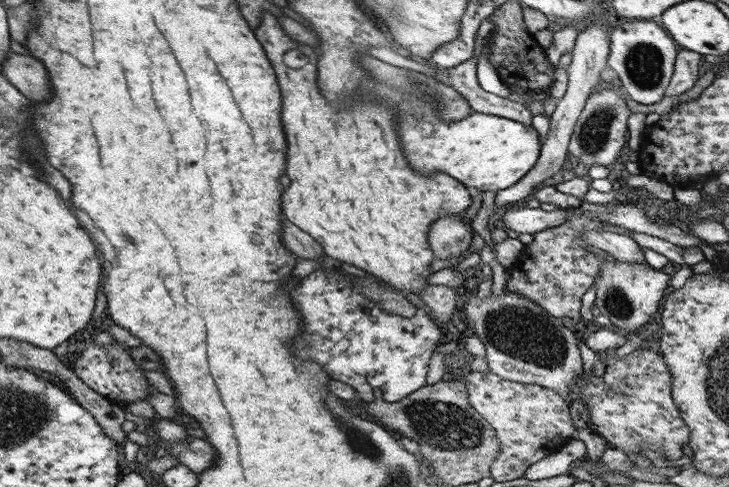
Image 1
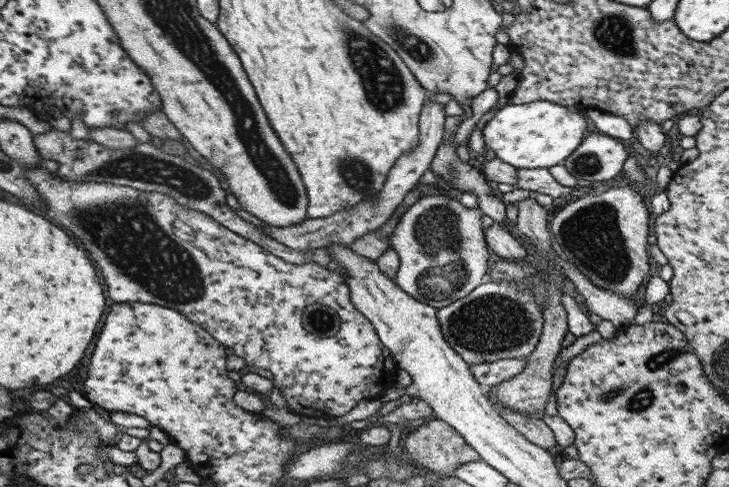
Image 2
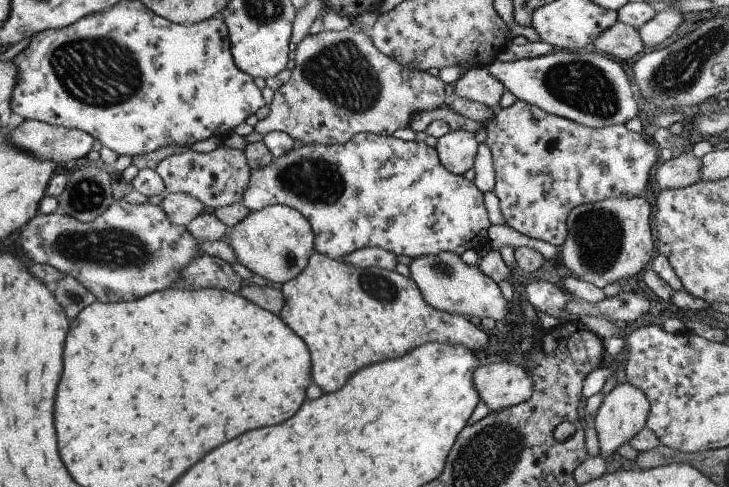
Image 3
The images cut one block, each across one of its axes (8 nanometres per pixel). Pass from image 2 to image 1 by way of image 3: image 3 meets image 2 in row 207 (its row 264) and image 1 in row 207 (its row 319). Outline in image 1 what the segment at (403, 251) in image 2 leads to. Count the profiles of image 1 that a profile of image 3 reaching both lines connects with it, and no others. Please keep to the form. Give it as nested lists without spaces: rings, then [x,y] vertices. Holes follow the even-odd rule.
[[[591,22],[575,37],[571,52],[571,61],[566,71],[566,91],[559,99],[555,98],[555,109],[549,116],[549,129],[545,133],[543,143],[540,144],[539,157],[533,167],[531,167],[531,170],[527,171],[527,174],[517,180],[514,185],[495,191],[495,197],[493,198],[494,205],[491,210],[493,214],[497,210],[501,210],[501,206],[507,206],[507,204],[523,200],[525,196],[529,196],[533,190],[541,186],[546,178],[553,176],[555,172],[562,169],[563,161],[567,157],[567,145],[573,125],[582,110],[583,104],[585,104],[585,100],[587,100],[589,91],[595,84],[600,82],[599,72],[606,66],[610,43],[607,34],[609,33],[605,32],[603,24],[594,24],[594,22]]]

